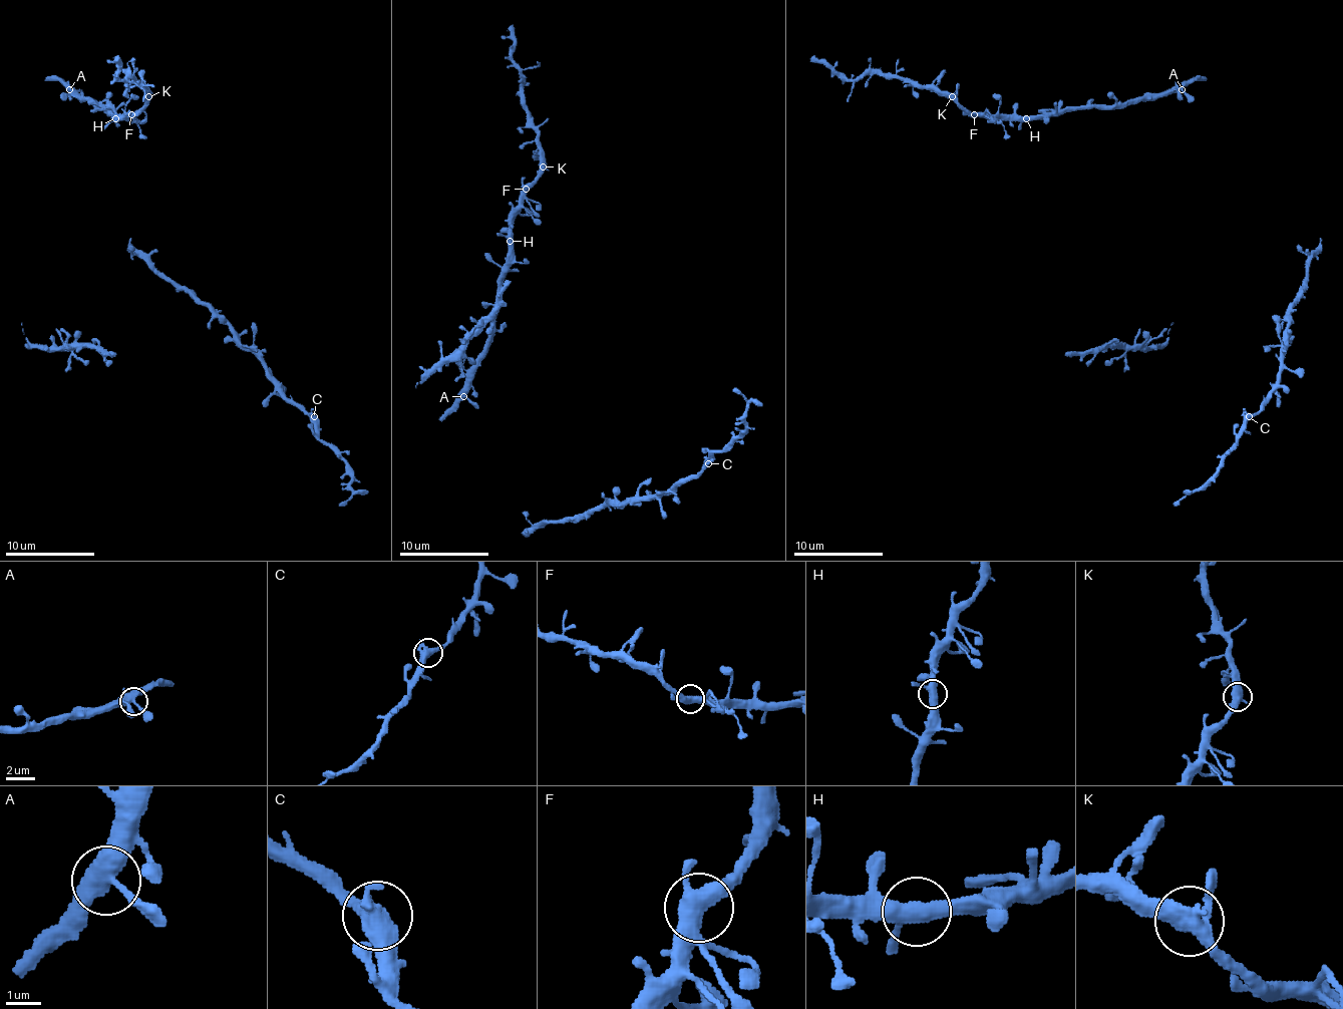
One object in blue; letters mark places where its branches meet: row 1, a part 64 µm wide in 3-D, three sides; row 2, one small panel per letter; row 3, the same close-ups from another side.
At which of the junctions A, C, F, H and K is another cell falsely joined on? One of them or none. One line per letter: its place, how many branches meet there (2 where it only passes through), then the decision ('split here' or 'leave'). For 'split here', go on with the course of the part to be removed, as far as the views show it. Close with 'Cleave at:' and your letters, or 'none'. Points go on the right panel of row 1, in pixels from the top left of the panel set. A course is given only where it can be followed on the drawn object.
A: (1182, 89) | 3 | leave
C: (1249, 416) | 3 | leave
F: (974, 114) | 3 | leave
H: (1026, 118) | 3 | leave
K: (952, 96) | 3 | leave
Cleave at: none

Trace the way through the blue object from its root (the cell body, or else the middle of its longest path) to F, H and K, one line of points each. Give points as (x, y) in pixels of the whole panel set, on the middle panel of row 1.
F: (465, 394), (465, 376), (485, 345), (494, 316), (498, 276), (508, 256), (510, 212), (526, 189)
H: (465, 394), (465, 376), (489, 334), (498, 276), (508, 256), (510, 241)
K: (465, 394), (465, 376), (485, 345), (494, 316), (498, 276), (508, 256), (510, 212), (543, 166)

